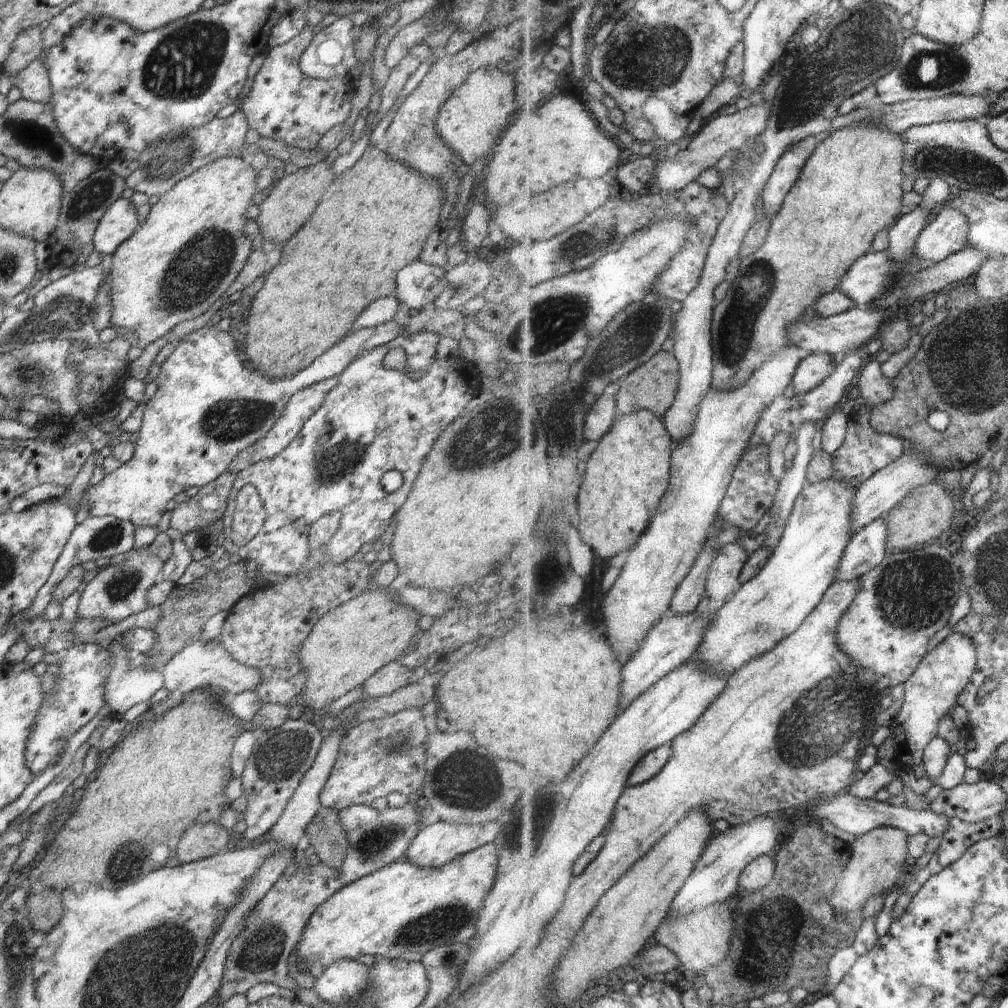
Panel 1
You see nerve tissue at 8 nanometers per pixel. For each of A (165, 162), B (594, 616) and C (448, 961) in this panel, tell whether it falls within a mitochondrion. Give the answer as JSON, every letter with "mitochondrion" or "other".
{"A":"mitochondrion","B":"other","C":"mitochondrion"}

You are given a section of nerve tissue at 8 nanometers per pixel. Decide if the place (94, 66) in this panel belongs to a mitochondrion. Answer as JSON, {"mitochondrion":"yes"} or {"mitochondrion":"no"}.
{"mitochondrion":"no"}

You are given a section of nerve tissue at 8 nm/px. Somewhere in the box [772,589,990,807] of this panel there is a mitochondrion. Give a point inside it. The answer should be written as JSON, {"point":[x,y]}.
{"point":[912,751]}

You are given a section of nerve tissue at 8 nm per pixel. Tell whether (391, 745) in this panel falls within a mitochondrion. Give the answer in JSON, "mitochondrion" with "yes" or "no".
{"mitochondrion":"yes"}

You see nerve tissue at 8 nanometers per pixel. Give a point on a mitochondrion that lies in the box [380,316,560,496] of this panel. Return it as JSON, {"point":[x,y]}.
{"point":[493,434]}

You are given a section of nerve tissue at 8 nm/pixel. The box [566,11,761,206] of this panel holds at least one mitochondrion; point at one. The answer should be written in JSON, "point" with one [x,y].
{"point":[648,59]}

